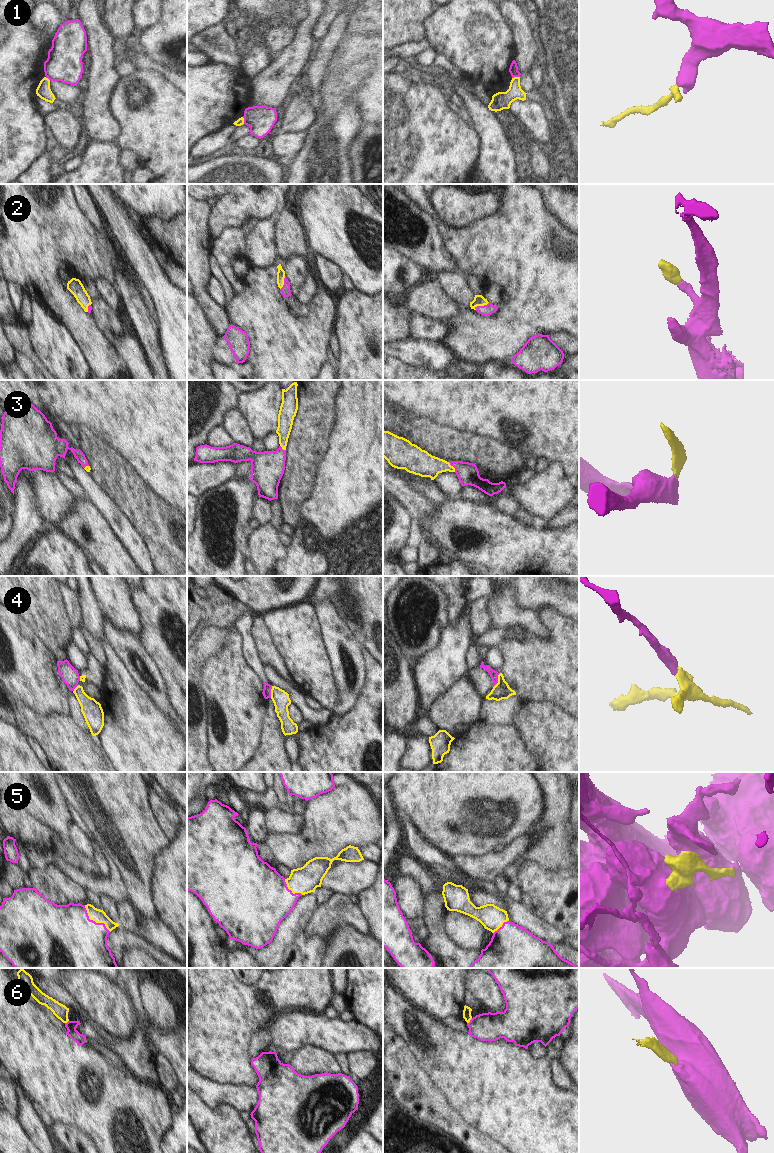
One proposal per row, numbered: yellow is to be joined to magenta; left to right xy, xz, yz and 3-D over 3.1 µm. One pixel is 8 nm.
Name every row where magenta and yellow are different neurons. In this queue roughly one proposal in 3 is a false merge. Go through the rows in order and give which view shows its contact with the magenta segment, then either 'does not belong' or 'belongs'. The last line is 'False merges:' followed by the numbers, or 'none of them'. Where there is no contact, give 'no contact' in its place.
1: yz | does not belong
2: yz | belongs
3: yz | belongs
4: yz | does not belong
5: xy | belongs
6: yz | does not belong
False merges: 1, 4, 6

